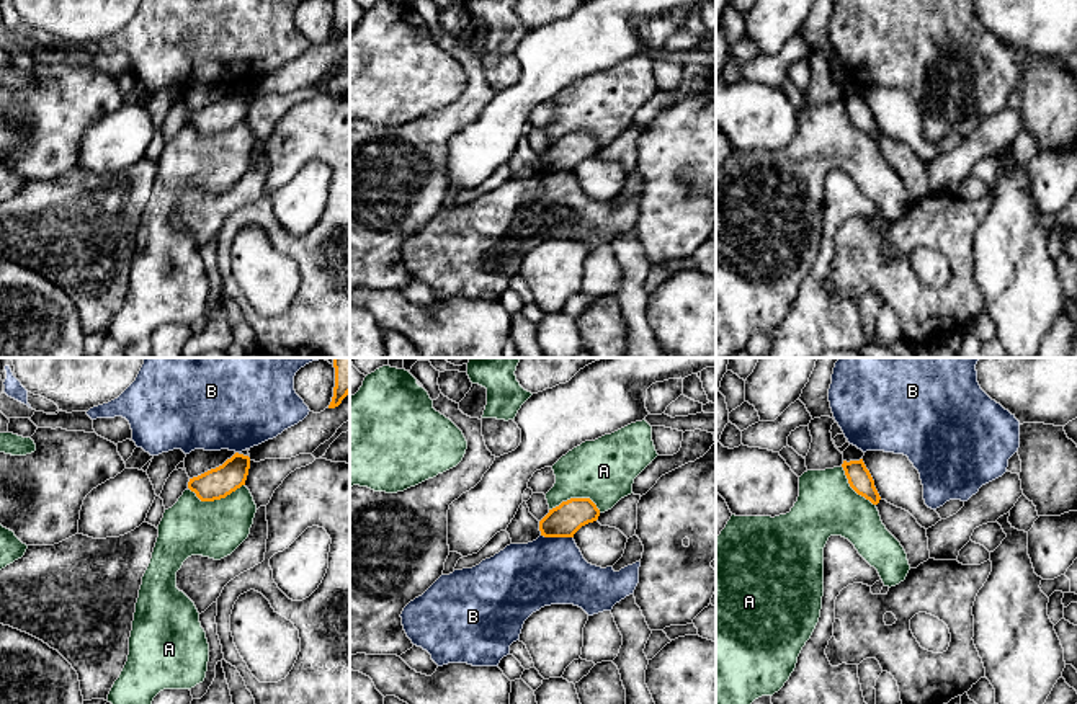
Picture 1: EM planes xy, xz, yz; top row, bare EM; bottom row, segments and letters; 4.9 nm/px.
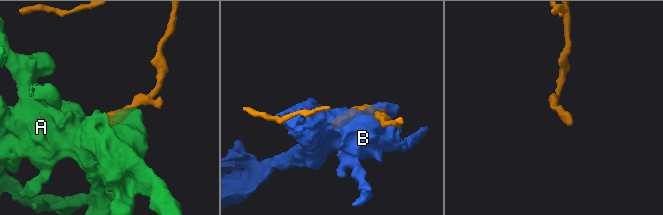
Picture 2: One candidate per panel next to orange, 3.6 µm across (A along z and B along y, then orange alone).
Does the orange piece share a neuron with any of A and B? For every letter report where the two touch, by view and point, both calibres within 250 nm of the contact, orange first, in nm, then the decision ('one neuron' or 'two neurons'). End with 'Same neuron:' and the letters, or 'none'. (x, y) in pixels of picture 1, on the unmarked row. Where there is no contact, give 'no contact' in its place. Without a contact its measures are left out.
A: xy (216, 133) | 150/280 nm | two neurons
B: xz (558, 170) | 160/340 nm | two neurons
Same neuron: none

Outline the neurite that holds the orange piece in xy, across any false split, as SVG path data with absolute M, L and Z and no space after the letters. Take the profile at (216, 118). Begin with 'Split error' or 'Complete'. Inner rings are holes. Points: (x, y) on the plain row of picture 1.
Complete. M235 87L222 100L190 113L188 123L194 126L201 136L221 134L245 119L248 103L250 91Z

